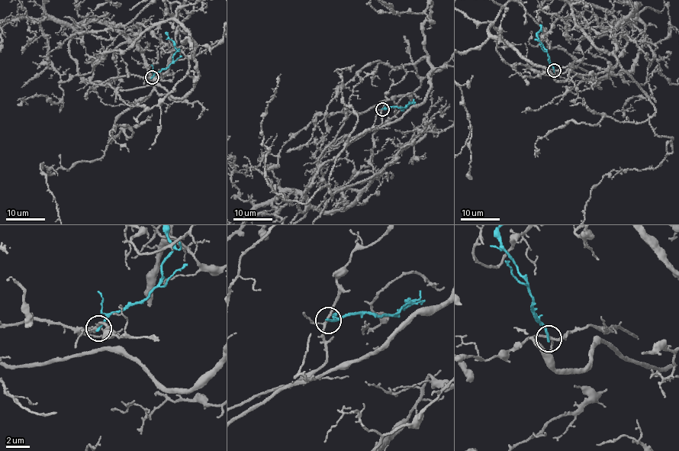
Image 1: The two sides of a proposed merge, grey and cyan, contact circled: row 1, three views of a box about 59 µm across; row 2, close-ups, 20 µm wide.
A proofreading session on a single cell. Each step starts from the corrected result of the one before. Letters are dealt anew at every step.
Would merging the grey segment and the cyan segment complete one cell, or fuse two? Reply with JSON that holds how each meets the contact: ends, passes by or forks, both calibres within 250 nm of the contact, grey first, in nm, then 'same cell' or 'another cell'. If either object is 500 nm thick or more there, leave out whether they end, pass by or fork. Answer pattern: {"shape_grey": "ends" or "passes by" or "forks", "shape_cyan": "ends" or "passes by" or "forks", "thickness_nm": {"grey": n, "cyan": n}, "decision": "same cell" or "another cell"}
{"shape_grey": "forks", "shape_cyan": "ends", "thickness_nm": {"grey": 170, "cyan": 220}, "decision": "another cell"}

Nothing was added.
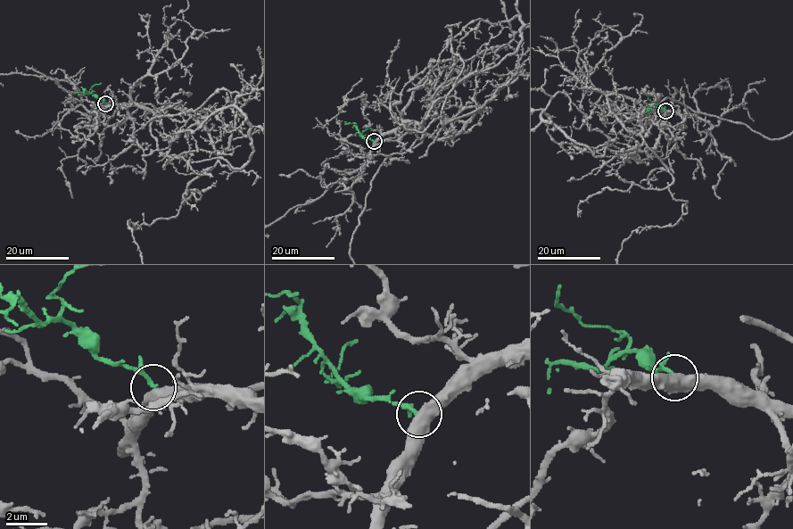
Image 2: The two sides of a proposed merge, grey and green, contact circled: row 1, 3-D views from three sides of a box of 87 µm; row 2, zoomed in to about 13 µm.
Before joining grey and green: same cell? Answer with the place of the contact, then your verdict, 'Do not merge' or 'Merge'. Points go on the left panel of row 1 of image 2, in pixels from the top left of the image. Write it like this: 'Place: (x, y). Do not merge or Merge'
Place: (105, 103). Merge

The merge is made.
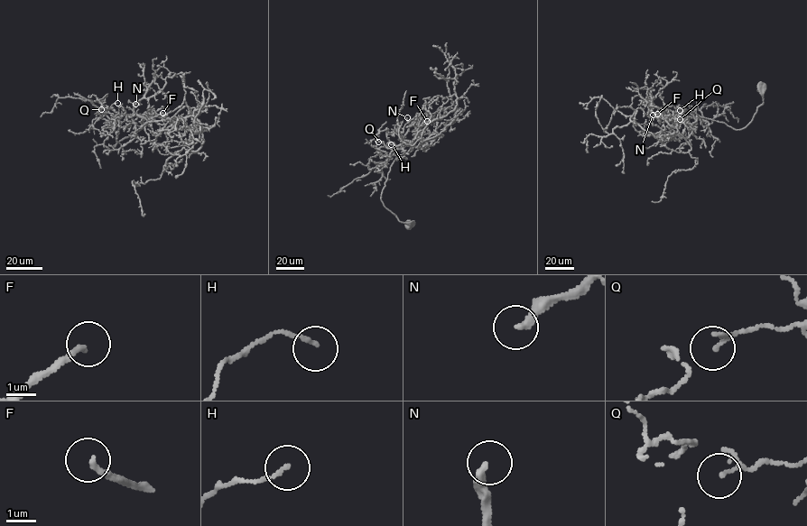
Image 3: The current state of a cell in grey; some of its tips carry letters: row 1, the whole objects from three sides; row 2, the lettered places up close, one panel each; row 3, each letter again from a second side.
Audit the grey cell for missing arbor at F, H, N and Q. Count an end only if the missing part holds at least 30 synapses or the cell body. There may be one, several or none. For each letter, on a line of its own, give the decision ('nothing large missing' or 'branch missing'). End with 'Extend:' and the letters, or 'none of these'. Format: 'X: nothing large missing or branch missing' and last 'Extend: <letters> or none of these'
F: branch missing
H: nothing large missing
N: branch missing
Q: nothing large missing
Extend: F, N

